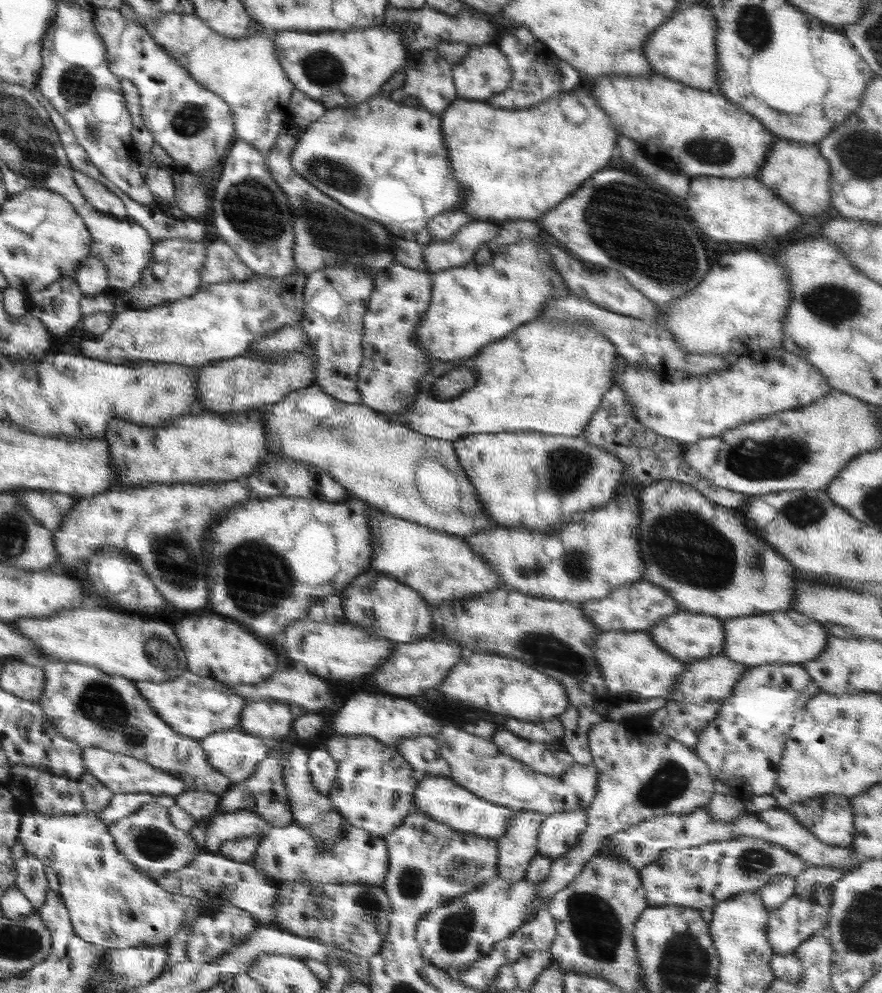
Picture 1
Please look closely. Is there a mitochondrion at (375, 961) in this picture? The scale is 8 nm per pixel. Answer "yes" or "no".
no

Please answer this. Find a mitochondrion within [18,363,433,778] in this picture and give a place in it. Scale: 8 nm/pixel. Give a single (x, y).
(256, 582)

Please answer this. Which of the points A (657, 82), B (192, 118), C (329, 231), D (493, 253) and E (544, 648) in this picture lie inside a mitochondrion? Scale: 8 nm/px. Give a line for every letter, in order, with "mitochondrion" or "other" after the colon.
A: other
B: mitochondrion
C: mitochondrion
D: other
E: mitochondrion

